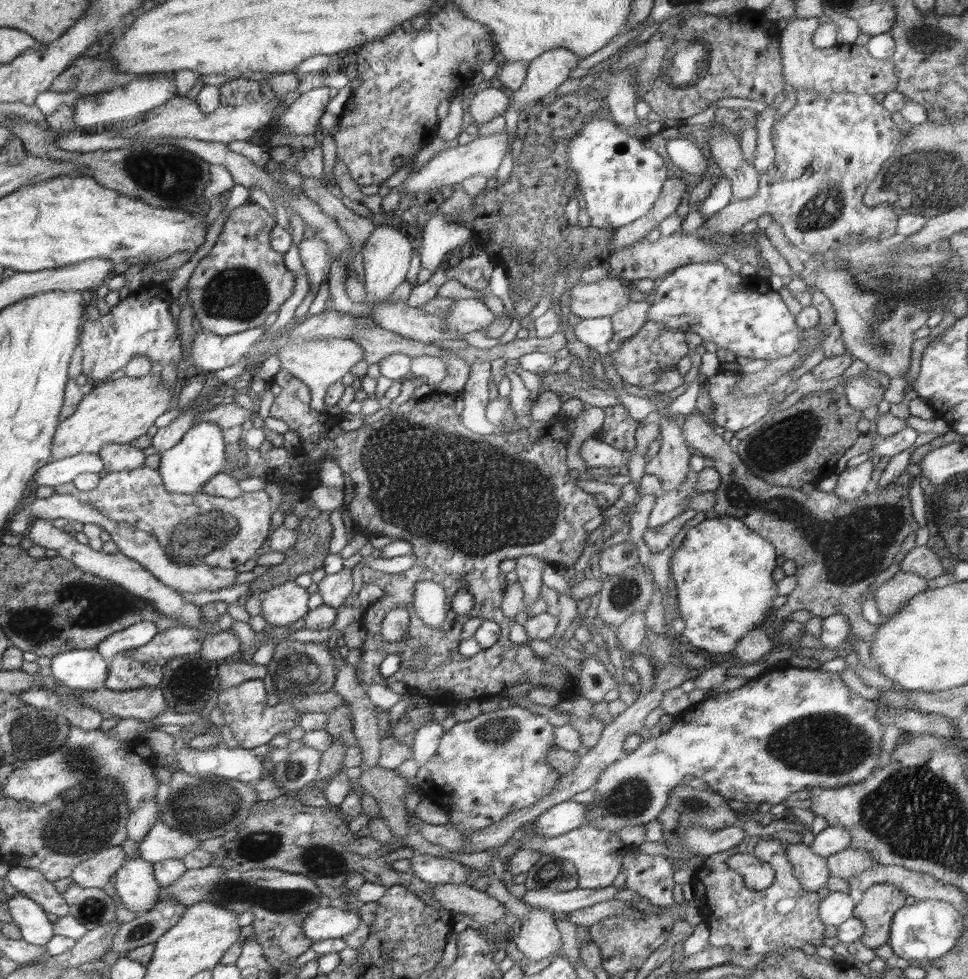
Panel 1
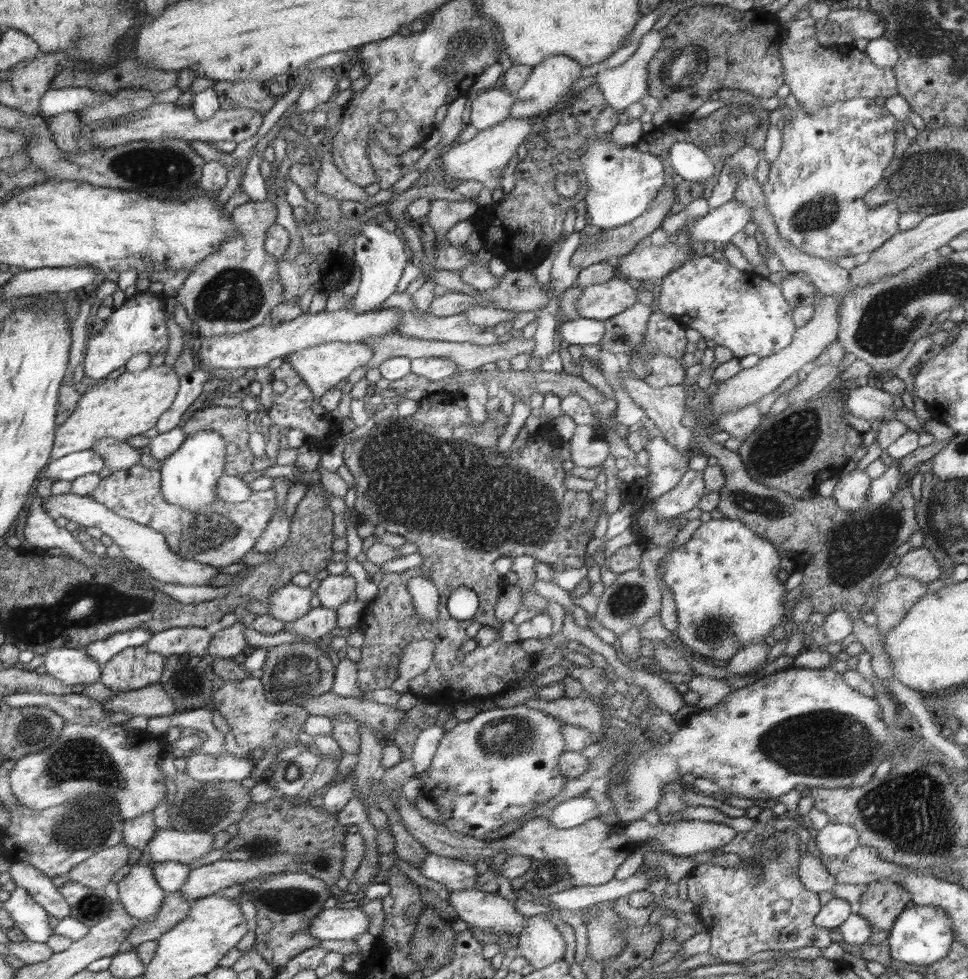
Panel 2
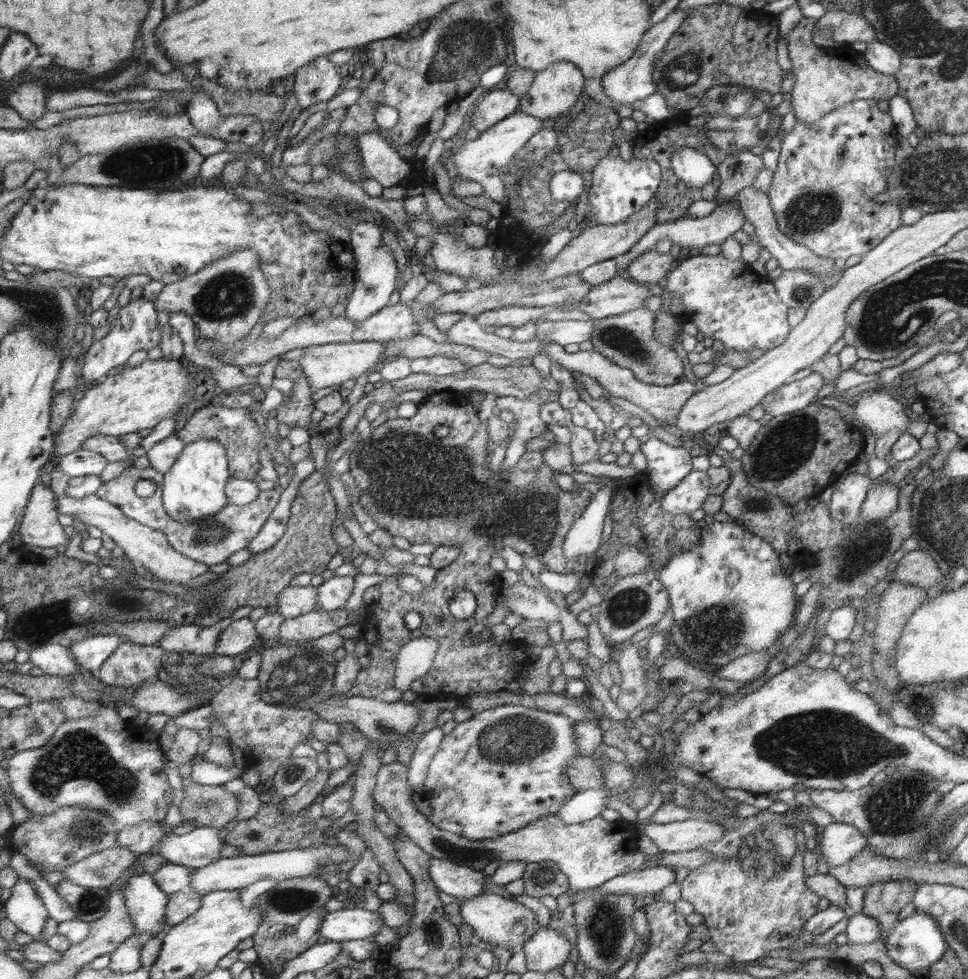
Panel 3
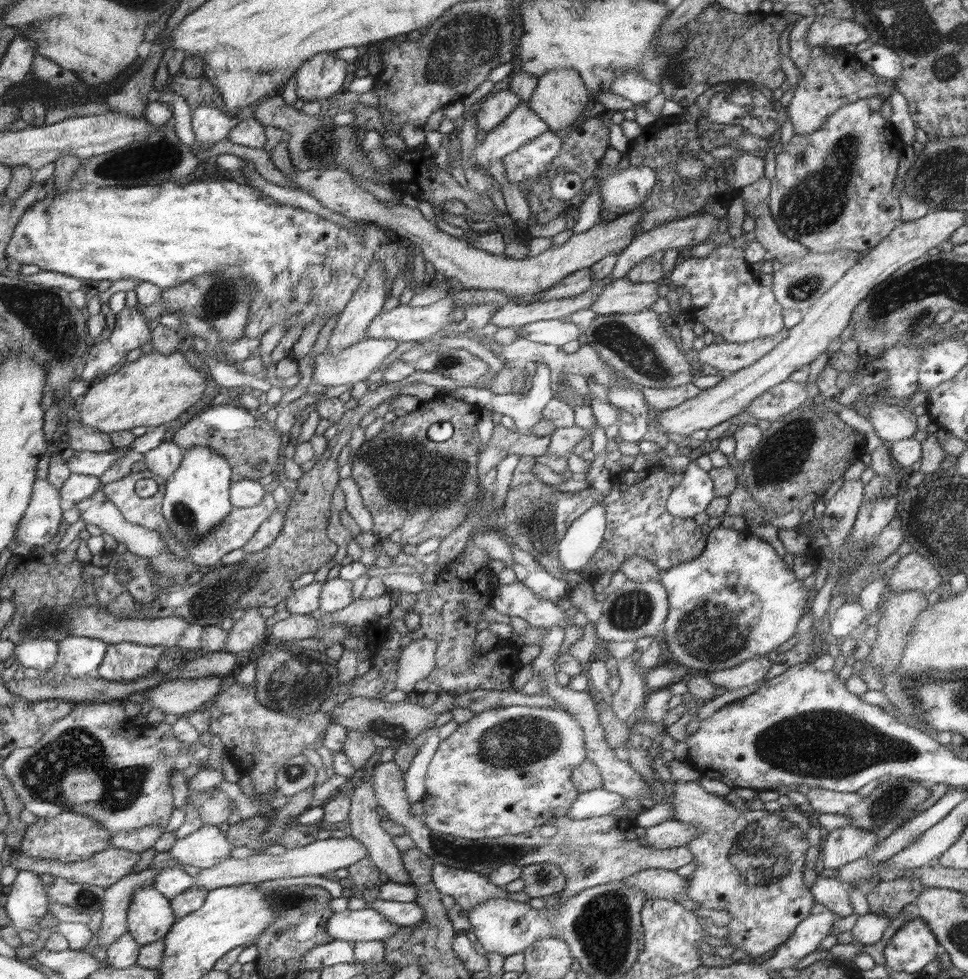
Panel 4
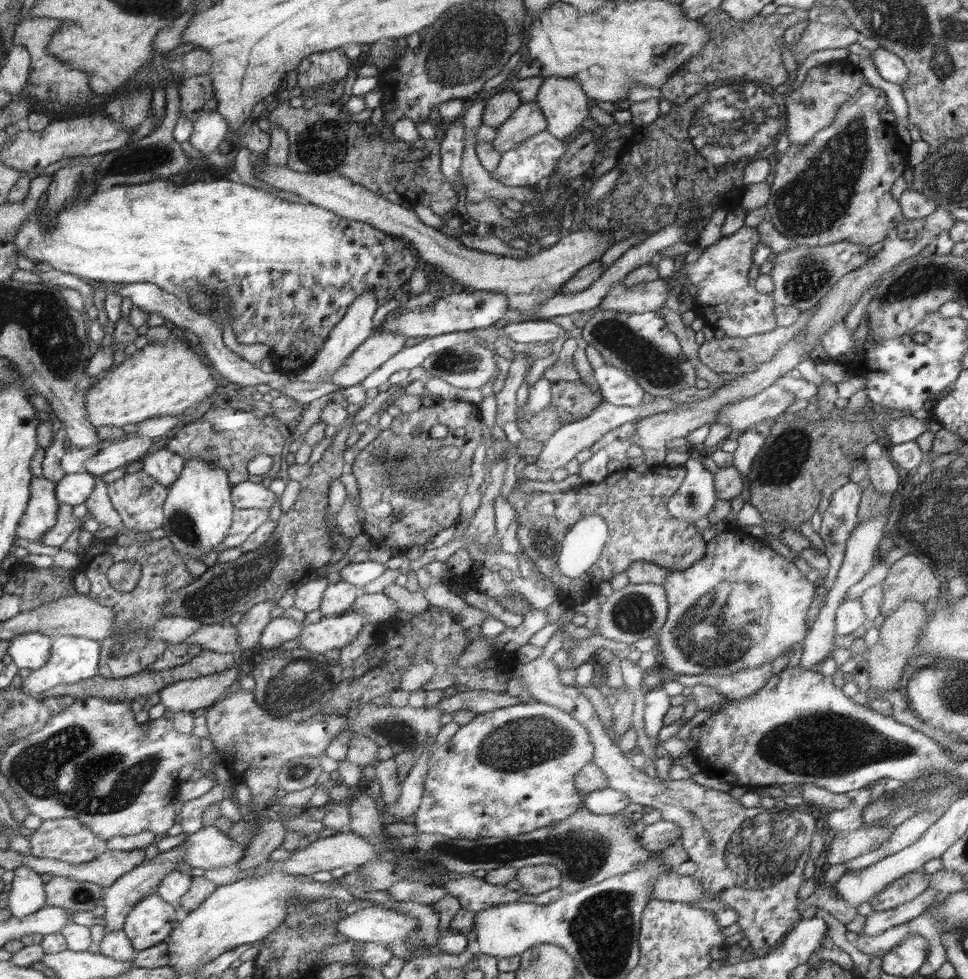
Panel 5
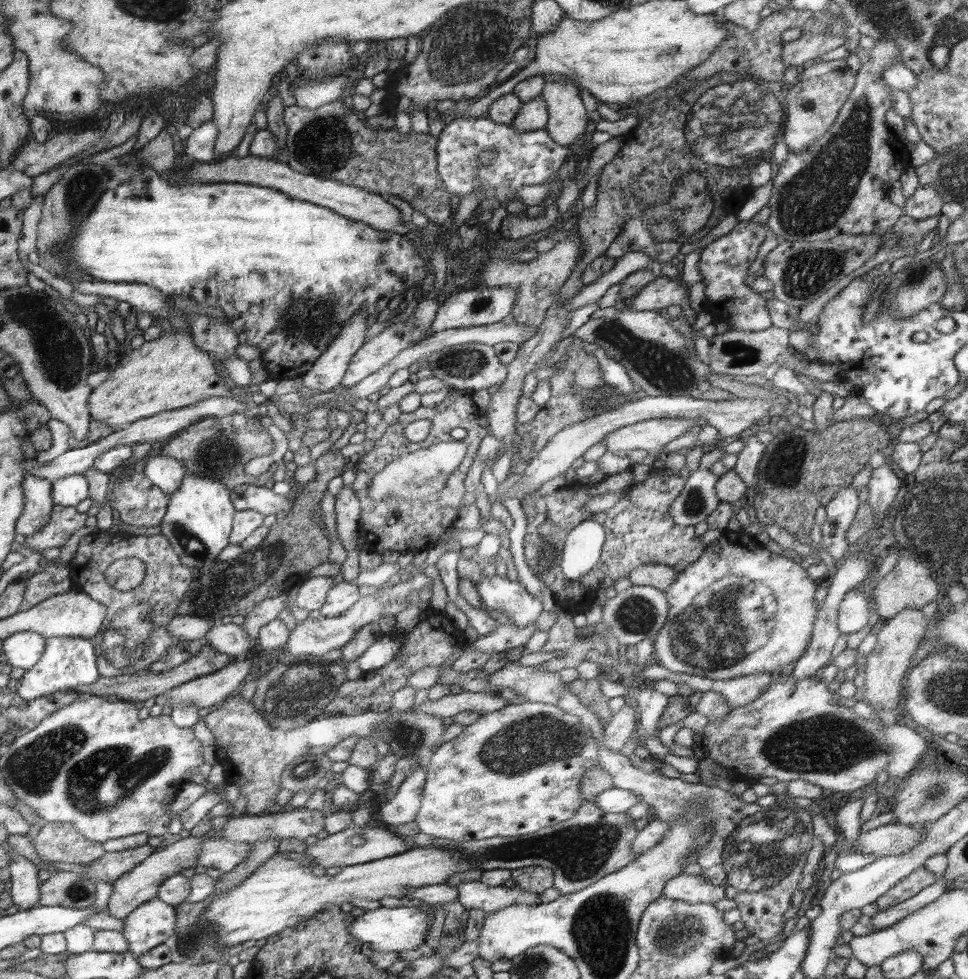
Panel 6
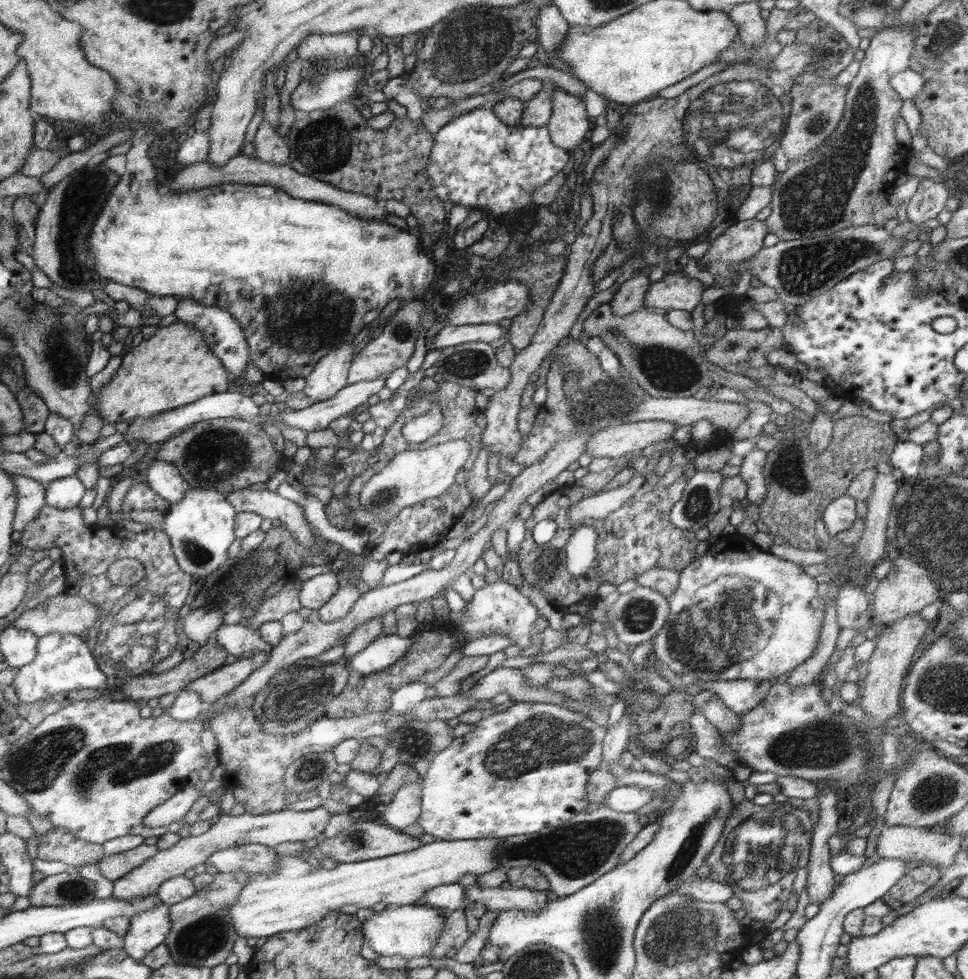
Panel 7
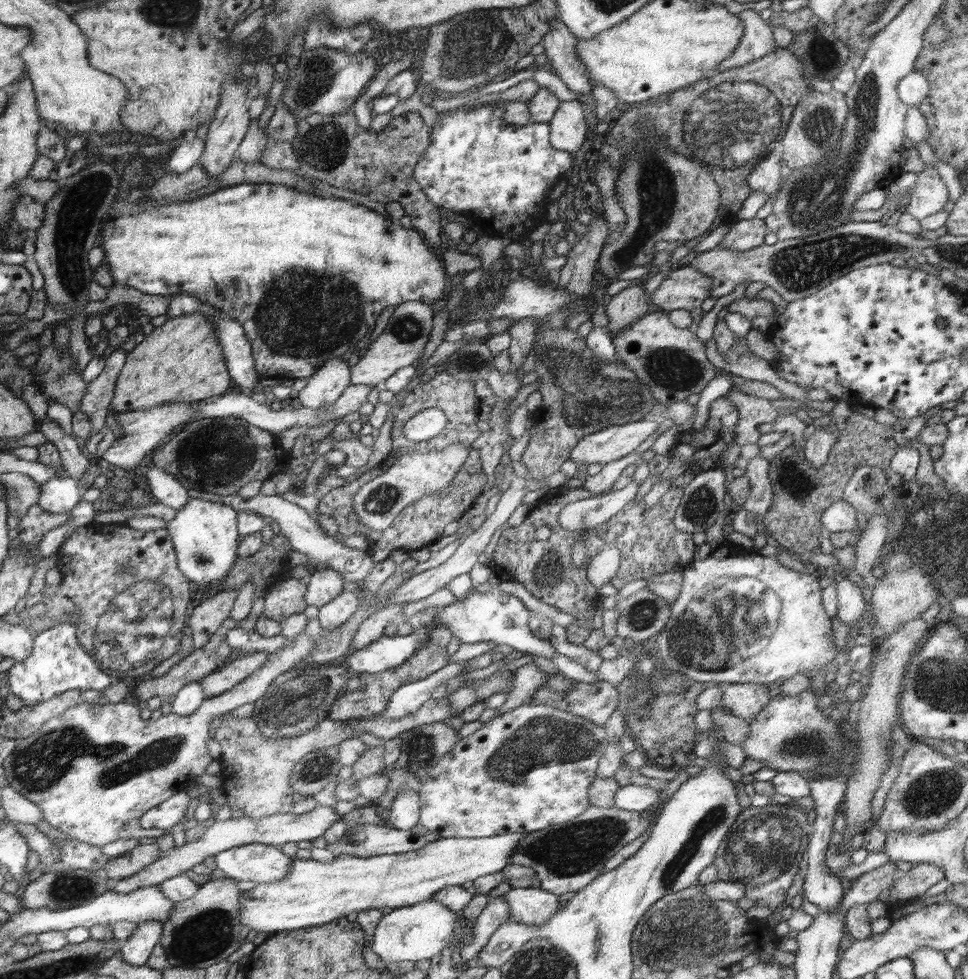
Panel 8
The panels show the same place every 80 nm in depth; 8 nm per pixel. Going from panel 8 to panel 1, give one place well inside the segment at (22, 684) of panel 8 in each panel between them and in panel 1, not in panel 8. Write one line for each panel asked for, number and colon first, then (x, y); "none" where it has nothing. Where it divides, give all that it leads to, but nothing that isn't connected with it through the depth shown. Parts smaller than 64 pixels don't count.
1: (144, 633)
2: (102, 651)
3: (90, 654)
4: (77, 657)
5: (73, 659)
6: (67, 663)
7: (64, 662)

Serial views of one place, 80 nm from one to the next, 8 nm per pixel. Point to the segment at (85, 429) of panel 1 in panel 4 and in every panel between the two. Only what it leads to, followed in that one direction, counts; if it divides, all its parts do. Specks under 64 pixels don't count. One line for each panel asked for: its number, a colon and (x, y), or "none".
2: (124, 407)
3: (138, 397)
4: (155, 389)

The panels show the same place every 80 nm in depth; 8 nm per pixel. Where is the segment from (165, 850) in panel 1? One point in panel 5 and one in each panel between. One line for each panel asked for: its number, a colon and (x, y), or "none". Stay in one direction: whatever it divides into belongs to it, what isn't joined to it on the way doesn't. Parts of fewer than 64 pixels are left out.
2: (167, 845)
3: (198, 848)
4: (206, 847)
5: (208, 848)

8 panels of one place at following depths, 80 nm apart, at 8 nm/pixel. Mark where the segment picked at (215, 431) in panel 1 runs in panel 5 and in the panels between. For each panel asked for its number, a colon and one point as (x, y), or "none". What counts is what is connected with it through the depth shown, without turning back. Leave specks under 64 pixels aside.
2: (189, 477)
3: (194, 488)
4: (196, 501)
5: (198, 511)

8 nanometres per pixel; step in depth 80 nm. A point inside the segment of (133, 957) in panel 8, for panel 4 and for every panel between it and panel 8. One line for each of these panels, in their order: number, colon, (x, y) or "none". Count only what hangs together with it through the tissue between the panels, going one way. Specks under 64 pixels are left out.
4: (150, 916)
5: (151, 921)
6: (152, 923)
7: (147, 929)

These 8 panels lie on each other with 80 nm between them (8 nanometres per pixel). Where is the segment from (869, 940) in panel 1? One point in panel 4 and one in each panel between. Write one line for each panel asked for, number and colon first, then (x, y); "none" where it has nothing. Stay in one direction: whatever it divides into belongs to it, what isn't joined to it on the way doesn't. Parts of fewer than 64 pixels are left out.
2: (883, 900)
3: (883, 901)
4: (888, 897)

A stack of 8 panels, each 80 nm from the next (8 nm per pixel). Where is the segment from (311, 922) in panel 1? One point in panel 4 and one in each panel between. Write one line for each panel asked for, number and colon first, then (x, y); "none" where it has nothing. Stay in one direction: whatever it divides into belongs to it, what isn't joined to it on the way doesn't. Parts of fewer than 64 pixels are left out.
2: (335, 923)
3: (355, 923)
4: (363, 925)

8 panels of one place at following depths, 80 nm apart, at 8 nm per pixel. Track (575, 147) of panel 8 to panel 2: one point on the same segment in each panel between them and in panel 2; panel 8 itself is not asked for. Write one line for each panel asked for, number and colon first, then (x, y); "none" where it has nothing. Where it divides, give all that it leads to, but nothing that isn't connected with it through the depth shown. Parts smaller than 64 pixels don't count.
2: (548, 86)
3: (554, 91)
4: (560, 97)
5: (563, 101)
6: (568, 118)
7: (568, 124)

